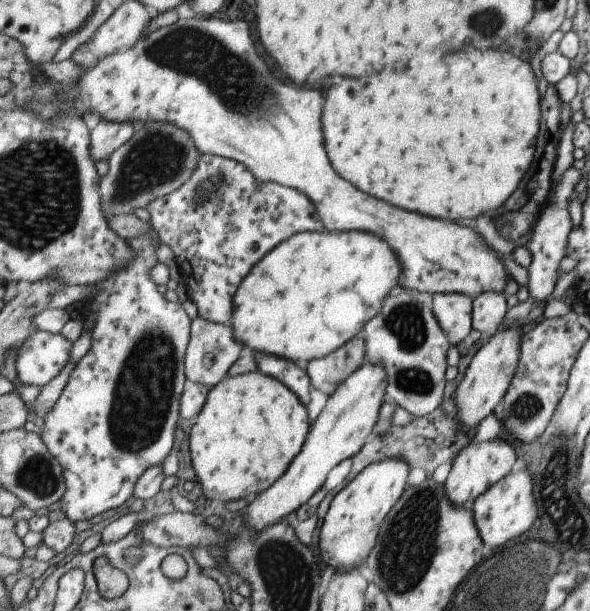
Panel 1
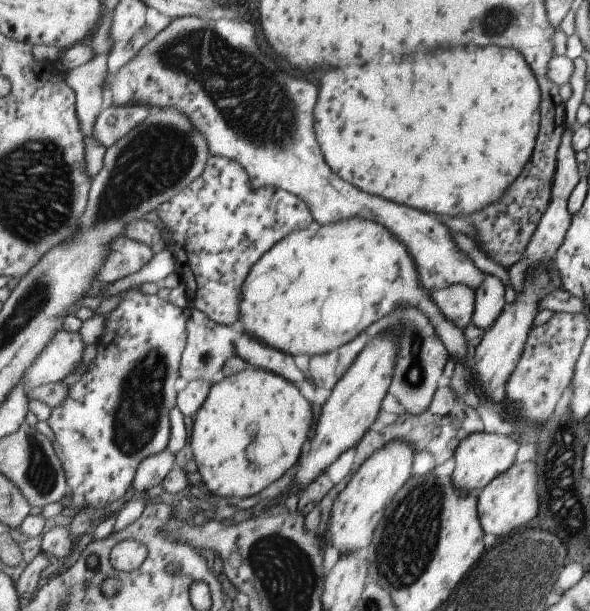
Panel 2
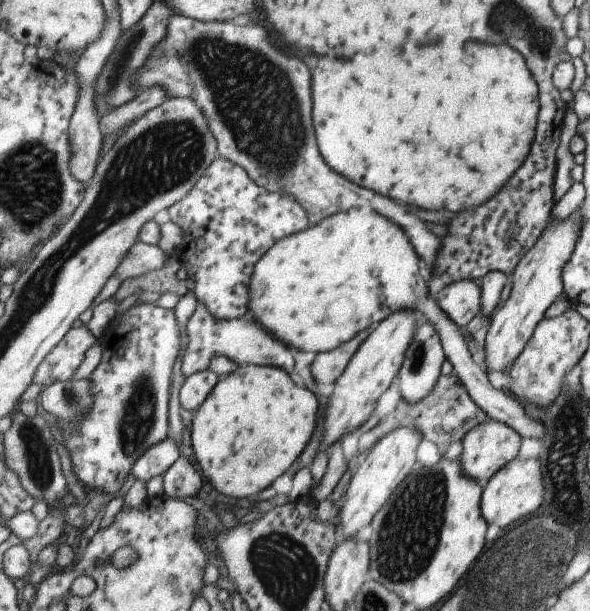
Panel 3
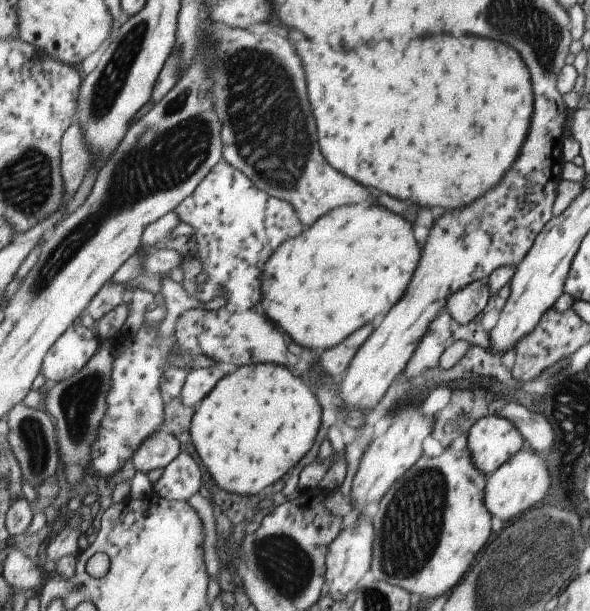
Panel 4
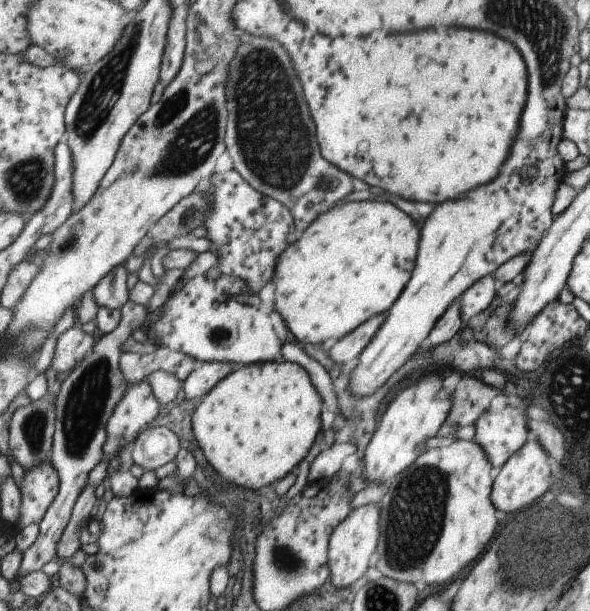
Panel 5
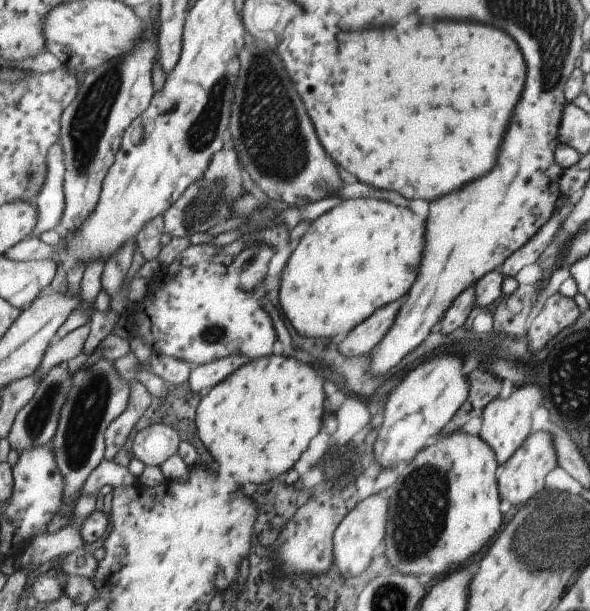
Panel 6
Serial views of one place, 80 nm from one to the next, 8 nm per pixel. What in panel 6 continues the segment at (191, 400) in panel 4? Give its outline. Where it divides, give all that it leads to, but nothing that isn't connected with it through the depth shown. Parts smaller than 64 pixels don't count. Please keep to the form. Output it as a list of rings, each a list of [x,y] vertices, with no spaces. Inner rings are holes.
[[[233,355],[212,363],[195,366],[190,374],[189,386],[193,392],[199,392],[205,396],[247,362],[249,362],[247,355]]]

